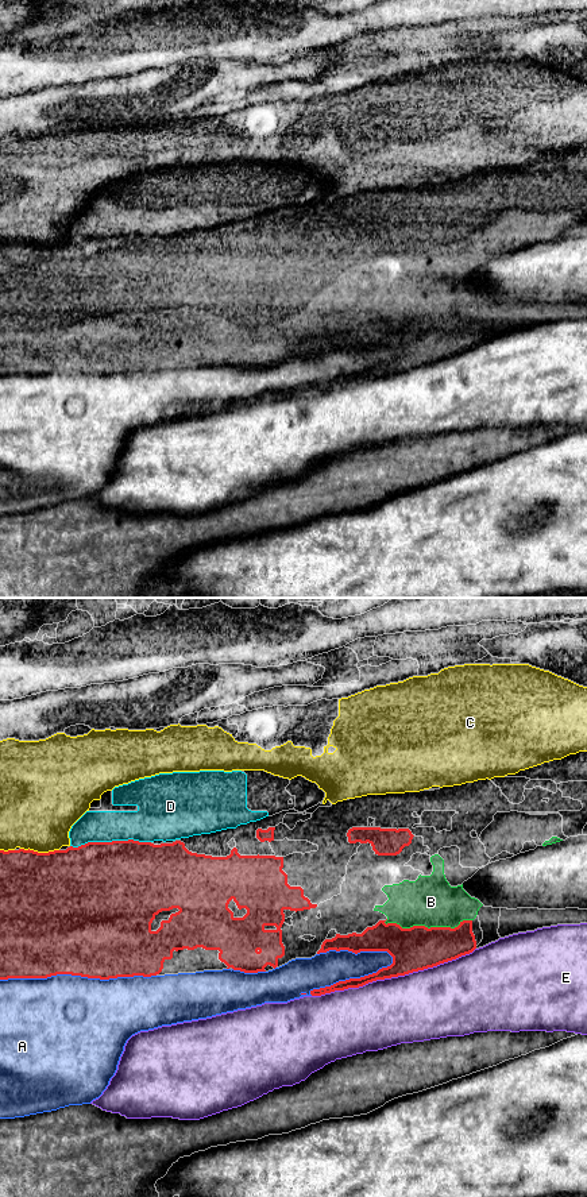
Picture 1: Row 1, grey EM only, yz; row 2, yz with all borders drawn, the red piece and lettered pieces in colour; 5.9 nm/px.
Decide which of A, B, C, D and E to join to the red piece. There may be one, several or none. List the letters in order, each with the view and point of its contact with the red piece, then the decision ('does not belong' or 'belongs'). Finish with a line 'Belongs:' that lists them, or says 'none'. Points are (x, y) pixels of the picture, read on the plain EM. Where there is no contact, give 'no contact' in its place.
A: yz (352, 374) | does not belong
B: yz (427, 323) | belongs
C: yz (39, 248) | does not belong
D: yz (109, 238) | does not belong
E: yz (393, 371) | does not belong
Belongs: B

